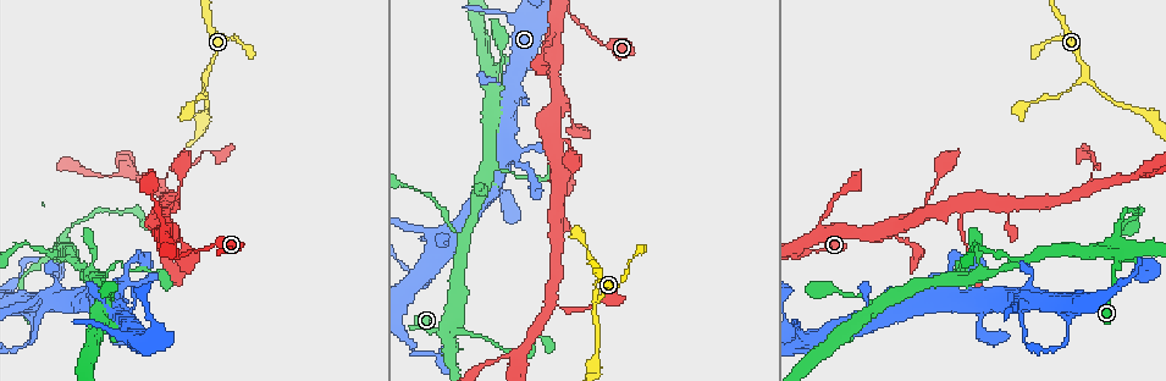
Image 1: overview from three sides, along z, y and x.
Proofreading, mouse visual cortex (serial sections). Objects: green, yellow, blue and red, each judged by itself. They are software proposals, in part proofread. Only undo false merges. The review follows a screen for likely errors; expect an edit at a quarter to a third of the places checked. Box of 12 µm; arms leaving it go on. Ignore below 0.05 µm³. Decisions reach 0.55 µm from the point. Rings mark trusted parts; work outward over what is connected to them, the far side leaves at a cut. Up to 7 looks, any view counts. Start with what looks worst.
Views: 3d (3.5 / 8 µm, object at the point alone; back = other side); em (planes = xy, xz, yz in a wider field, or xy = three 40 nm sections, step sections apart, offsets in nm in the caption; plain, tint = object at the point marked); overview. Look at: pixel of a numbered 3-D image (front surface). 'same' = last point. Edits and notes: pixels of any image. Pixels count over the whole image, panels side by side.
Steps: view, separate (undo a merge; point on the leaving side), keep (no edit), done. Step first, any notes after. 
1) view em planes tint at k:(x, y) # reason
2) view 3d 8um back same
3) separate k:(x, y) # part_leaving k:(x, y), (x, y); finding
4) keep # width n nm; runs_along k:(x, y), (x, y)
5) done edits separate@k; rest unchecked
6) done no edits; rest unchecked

view 3d 3.5um at 1:(69, 227) # thick turns thin

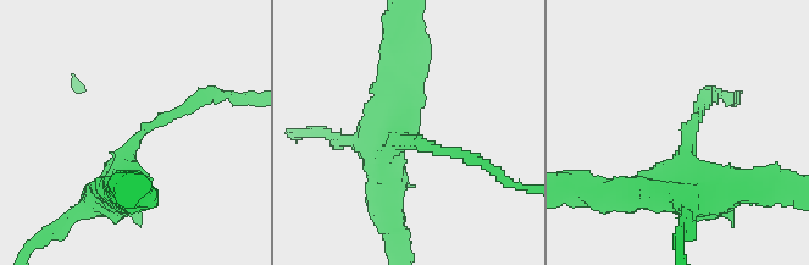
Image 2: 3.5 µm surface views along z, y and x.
view em xy step 2 tint at 2:(411, 141)

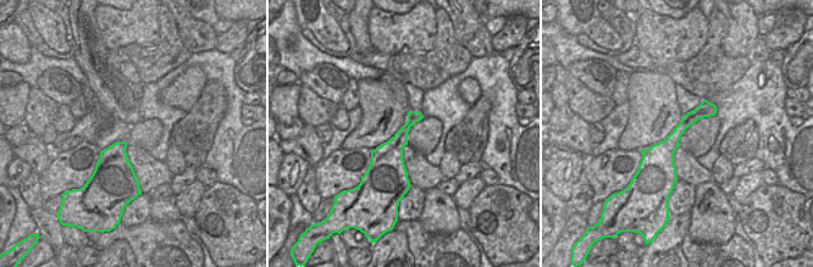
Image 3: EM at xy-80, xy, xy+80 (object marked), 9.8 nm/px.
keep # arm_widths 150, 500 nm; all the same cell

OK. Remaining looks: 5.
view 3d 8um at 1:(164, 185) # three arms meet

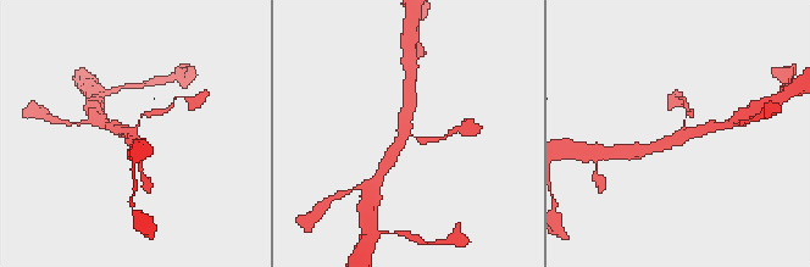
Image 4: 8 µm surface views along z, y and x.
view em xy step 5 tint at 4:(403, 135) # arms 3; arm_widths 100, 350, 350 nm; shape alone is not enough

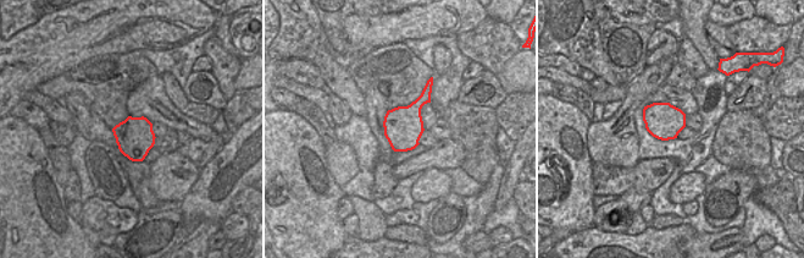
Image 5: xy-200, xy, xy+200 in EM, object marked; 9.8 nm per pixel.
keep # runs_along 4:(409, 105), (403, 138), (387, 163); continuous, no second cell

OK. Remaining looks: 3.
view 3d 3.5um at 1:(912, 246) # abrupt turn

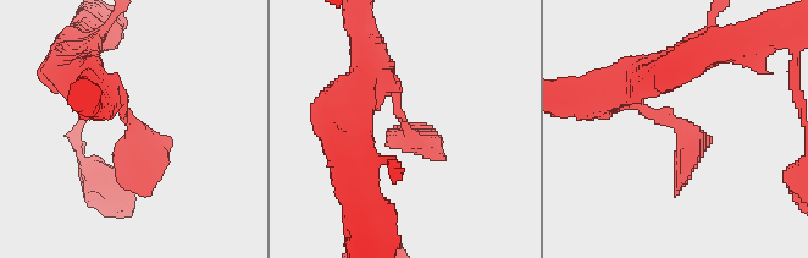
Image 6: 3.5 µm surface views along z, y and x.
view em planes tint at 6:(679, 123)

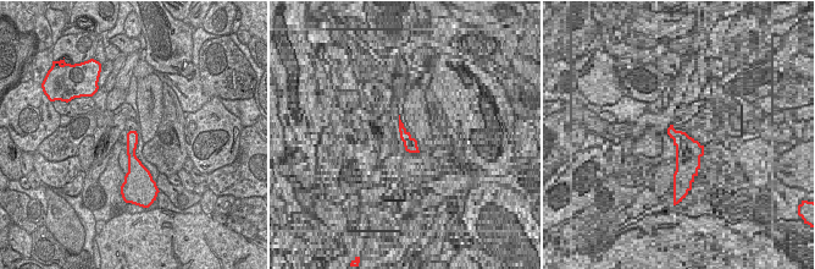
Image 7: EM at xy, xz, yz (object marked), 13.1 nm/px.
keep # runs_along 6:(624, 86), (690, 135), (678, 195); continuous, no second cell

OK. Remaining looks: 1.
done no edits; rest unchecked

